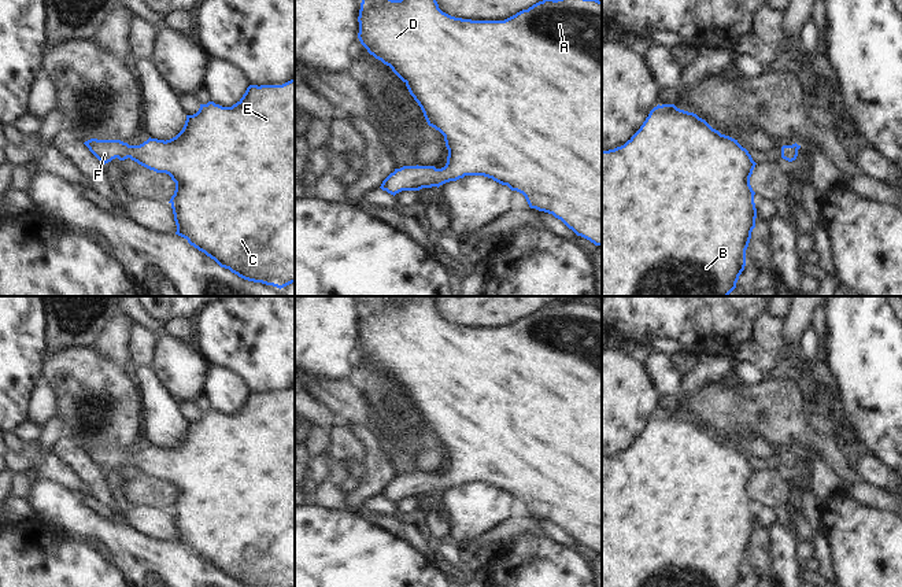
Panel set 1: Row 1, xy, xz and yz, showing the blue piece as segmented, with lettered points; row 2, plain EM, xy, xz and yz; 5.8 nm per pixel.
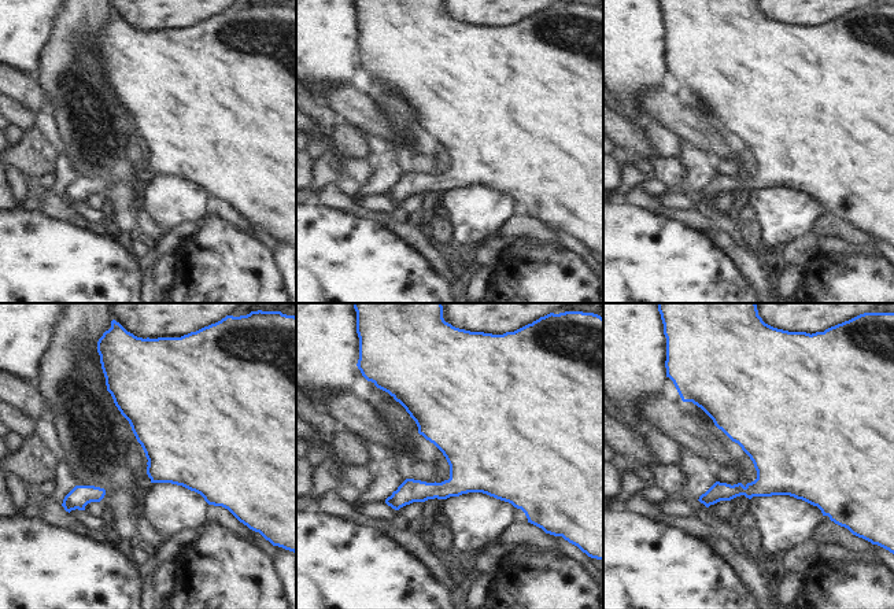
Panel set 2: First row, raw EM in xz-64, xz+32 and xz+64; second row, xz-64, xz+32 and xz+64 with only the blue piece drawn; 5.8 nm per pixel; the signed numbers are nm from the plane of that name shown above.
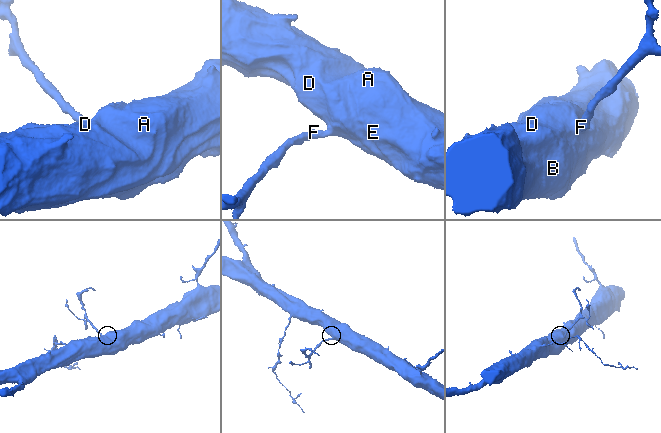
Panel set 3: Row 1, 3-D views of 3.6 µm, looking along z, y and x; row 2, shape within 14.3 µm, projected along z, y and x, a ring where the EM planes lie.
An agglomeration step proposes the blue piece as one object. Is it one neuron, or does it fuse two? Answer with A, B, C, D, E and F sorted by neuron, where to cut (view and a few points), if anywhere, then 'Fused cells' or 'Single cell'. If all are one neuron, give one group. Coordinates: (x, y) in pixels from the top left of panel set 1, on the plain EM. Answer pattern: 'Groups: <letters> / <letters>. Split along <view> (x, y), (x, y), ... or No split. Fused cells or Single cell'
Groups: A B C D E F. No split. Single cell

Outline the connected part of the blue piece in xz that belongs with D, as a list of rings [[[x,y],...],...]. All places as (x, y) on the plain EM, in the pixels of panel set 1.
[[[358,296],[362,304],[358,346],[370,362],[389,373],[406,391],[410,402],[421,414],[428,432],[444,443],[448,464],[446,473],[441,476],[418,472],[395,476],[380,495],[395,503],[402,498],[439,495],[465,483],[484,483],[522,501],[531,516],[552,521],[577,543],[602,554],[602,309],[581,303],[565,303],[557,307],[544,306],[504,328],[472,328],[443,320],[439,315],[433,296],[410,296],[400,307],[389,306],[387,303],[389,299],[391,296]]]

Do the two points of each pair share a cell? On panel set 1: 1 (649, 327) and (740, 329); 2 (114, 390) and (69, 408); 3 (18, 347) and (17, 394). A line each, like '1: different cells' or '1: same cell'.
1: same cell
2: same cell
3: same cell

